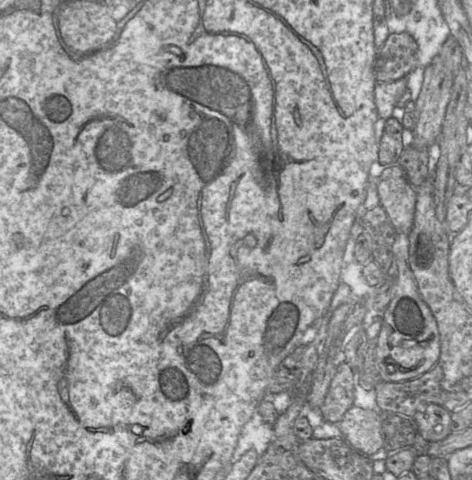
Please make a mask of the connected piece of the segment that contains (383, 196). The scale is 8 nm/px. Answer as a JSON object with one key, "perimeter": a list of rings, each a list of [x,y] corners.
{"perimeter":[[[398,164],[383,166],[376,182],[380,205],[396,233],[408,234],[414,222],[416,188],[408,182]]]}

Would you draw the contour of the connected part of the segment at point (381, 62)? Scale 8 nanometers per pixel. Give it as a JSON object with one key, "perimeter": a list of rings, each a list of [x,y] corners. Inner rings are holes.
{"perimeter":[[[407,32],[390,33],[383,46],[377,50],[374,62],[374,74],[377,82],[392,82],[406,77],[419,65],[418,45]]]}

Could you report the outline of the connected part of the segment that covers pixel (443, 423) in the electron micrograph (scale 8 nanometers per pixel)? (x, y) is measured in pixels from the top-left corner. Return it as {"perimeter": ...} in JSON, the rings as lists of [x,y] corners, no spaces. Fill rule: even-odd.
{"perimeter":[[[427,404],[412,418],[417,432],[427,442],[445,439],[451,433],[451,412],[437,404]]]}

